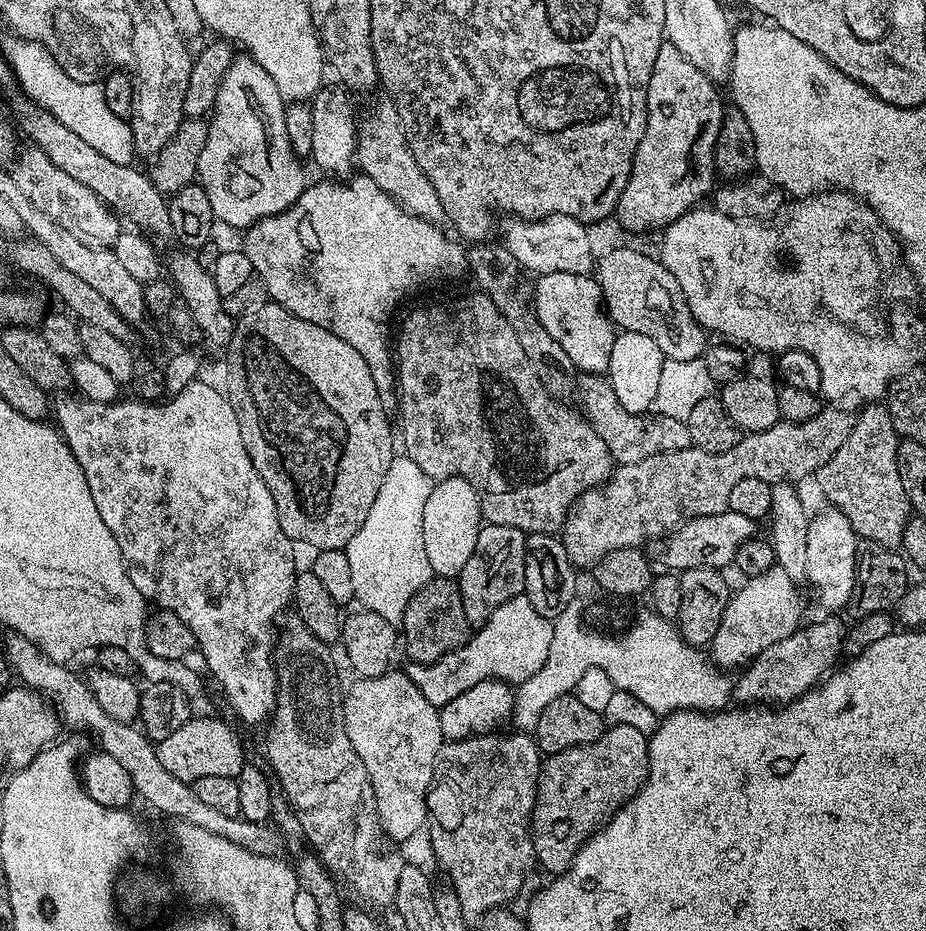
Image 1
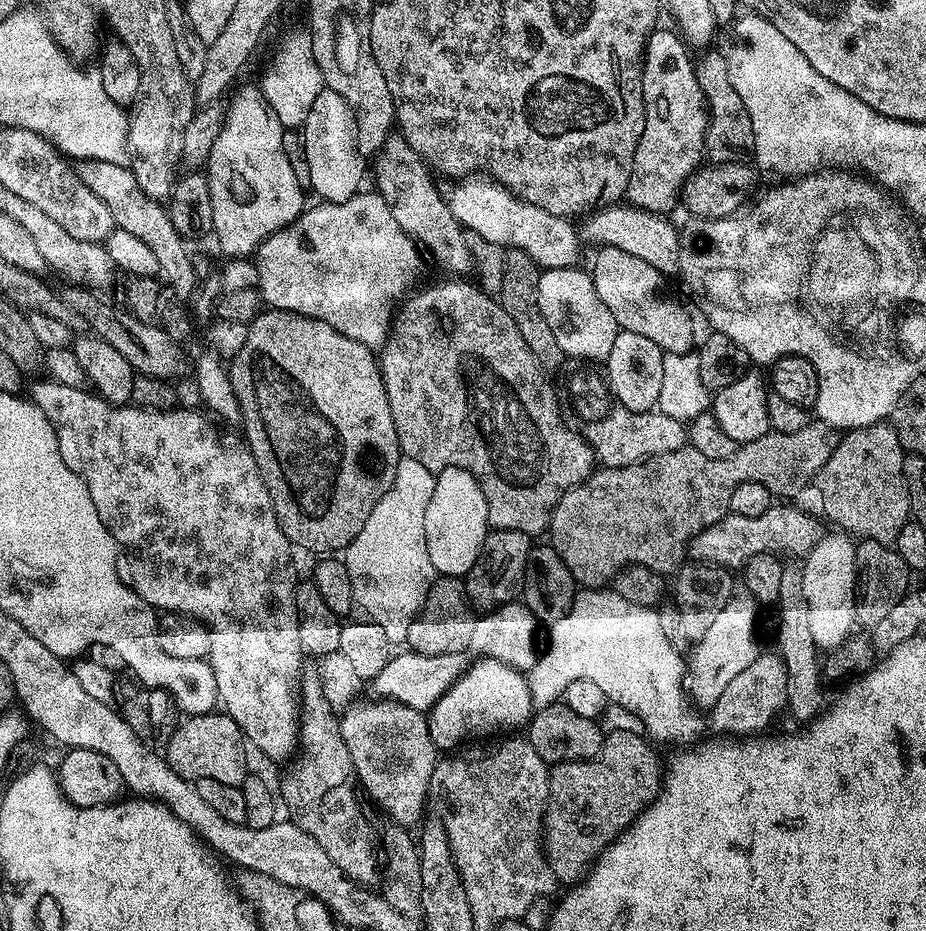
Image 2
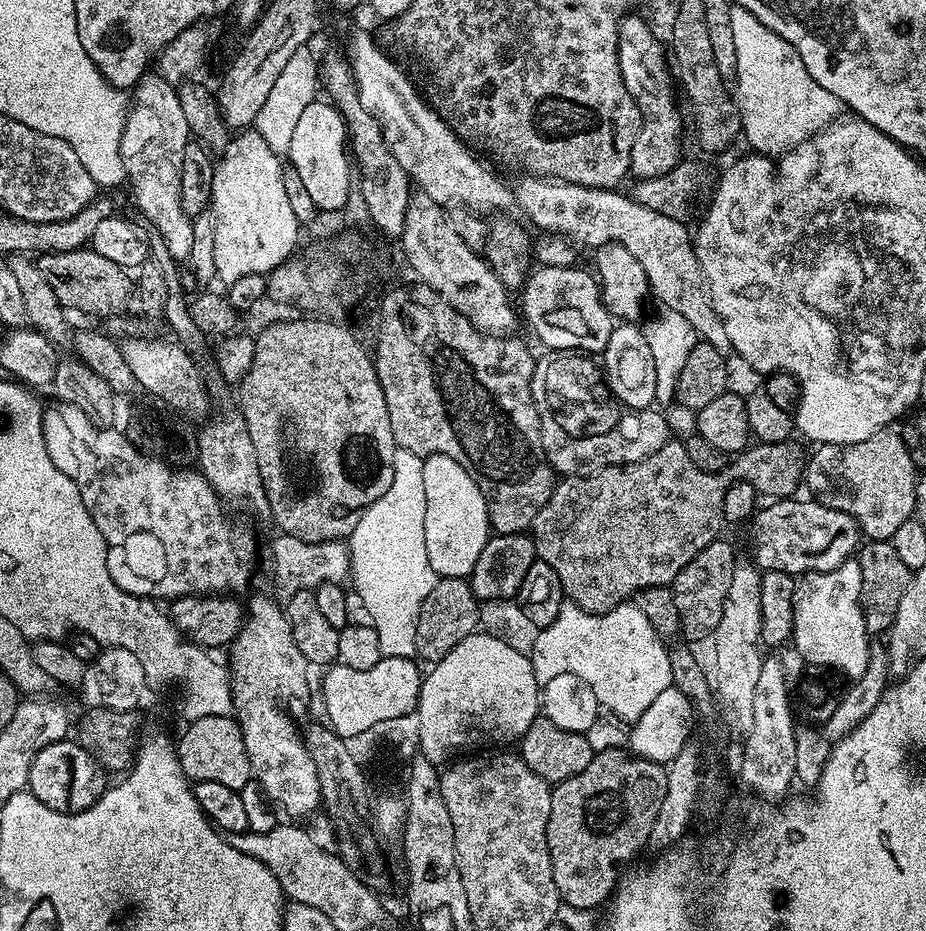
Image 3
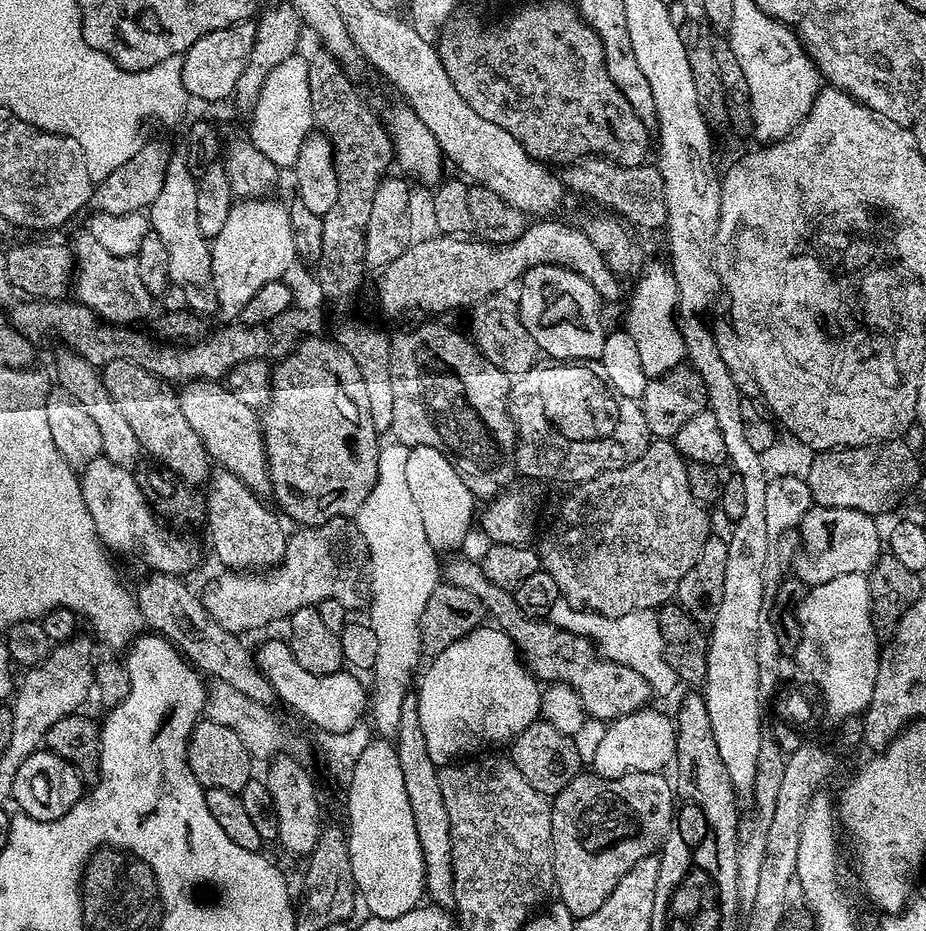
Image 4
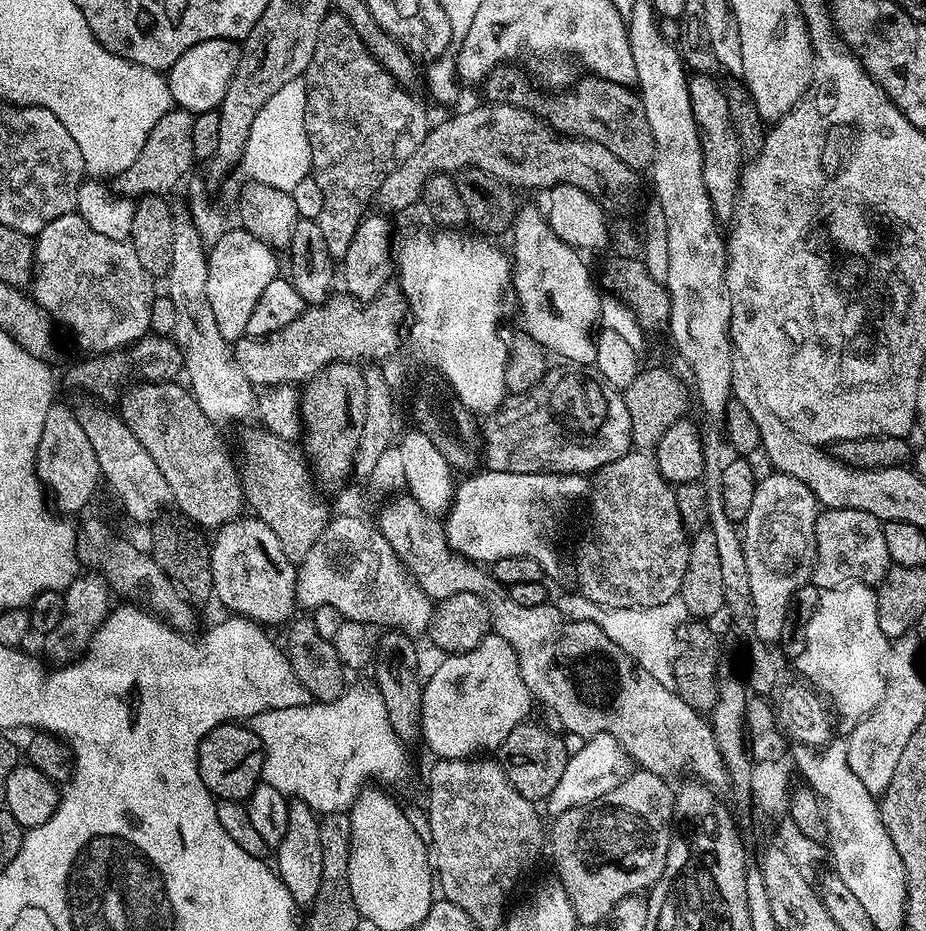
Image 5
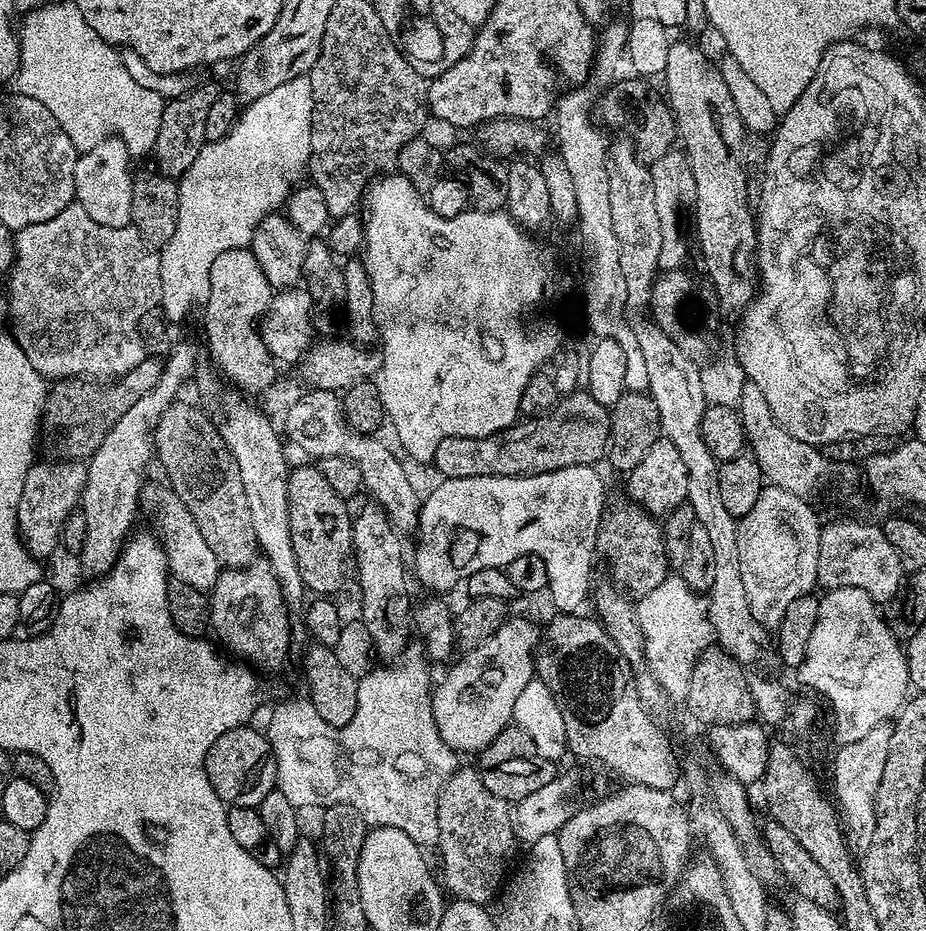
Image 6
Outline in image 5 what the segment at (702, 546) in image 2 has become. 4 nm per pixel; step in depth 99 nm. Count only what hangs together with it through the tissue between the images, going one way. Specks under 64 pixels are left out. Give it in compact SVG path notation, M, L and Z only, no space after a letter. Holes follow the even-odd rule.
M824 508L816 522L816 562L811 583L817 588L837 588L843 584L879 585L890 561L881 520L863 510Z

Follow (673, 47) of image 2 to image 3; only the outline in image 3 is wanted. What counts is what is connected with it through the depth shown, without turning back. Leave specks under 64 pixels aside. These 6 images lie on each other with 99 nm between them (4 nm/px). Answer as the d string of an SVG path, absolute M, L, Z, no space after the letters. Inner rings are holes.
M628 14L621 19L620 33L618 34L618 66L622 70L622 82L626 82L626 90L640 107L642 128L642 146L630 150L630 172L637 181L654 178L656 175L666 174L681 159L680 153L680 108L676 105L676 96L672 93L672 80L668 77L670 68L664 65L660 57L660 44L652 37L653 27L640 16Z

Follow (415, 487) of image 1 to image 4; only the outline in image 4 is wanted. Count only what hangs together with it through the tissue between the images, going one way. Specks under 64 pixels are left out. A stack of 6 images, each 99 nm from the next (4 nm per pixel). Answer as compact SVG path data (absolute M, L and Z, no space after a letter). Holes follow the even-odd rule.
M397 442L385 443L380 450L380 457L378 458L378 478L374 482L374 490L370 490L370 494L366 498L366 502L362 502L362 506L356 511L354 523L356 528L361 532L367 548L367 563L370 565L370 603L367 605L368 616L366 616L367 623L371 624L374 634L378 637L378 658L376 659L376 666L374 675L376 675L376 696L371 697L370 700L370 716L372 712L372 720L376 723L375 735L382 740L395 741L398 734L398 718L402 718L402 702L404 697L409 695L410 688L408 688L408 679L412 676L412 671L416 667L419 669L420 656L422 657L422 649L420 647L420 619L422 618L422 610L426 610L426 602L430 602L430 594L434 594L437 584L442 580L442 566L438 559L436 549L430 546L430 542L426 538L426 526L422 526L422 517L418 515L418 502L414 502L413 495L410 494L410 485L406 480L406 458L409 454L409 447L399 444Z

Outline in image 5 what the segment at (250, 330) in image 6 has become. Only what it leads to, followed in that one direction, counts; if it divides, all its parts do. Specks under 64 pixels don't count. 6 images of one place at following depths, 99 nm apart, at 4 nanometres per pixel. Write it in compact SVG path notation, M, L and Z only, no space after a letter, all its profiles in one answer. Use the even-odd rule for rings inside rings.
M243 226L225 231L219 240L211 245L208 254L208 277L206 278L206 294L210 297L210 310L214 310L214 322L218 322L218 330L222 338L235 342L246 333L246 322L250 322L250 313L258 303L258 297L270 281L277 279L276 256L274 249L264 241L260 241L254 234Z

